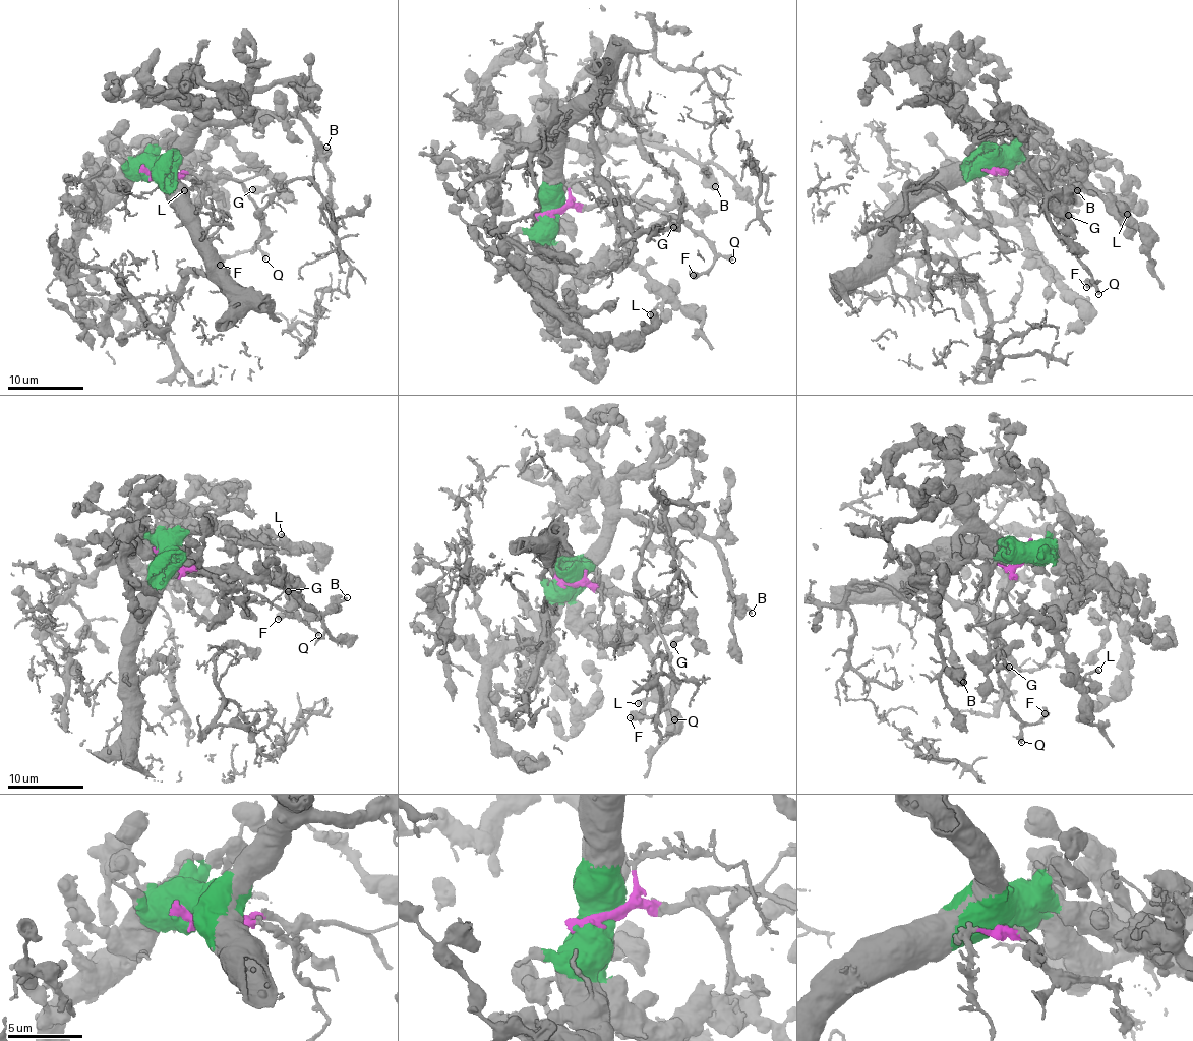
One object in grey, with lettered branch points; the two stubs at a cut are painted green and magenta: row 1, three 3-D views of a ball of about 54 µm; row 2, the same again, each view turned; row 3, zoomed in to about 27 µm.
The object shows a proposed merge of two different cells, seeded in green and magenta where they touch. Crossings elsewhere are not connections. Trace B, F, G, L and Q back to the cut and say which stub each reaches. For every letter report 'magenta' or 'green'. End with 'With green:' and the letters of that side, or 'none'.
B: green
F: magenta
G: green
L: green
Q: magenta
With green: B, G, L

